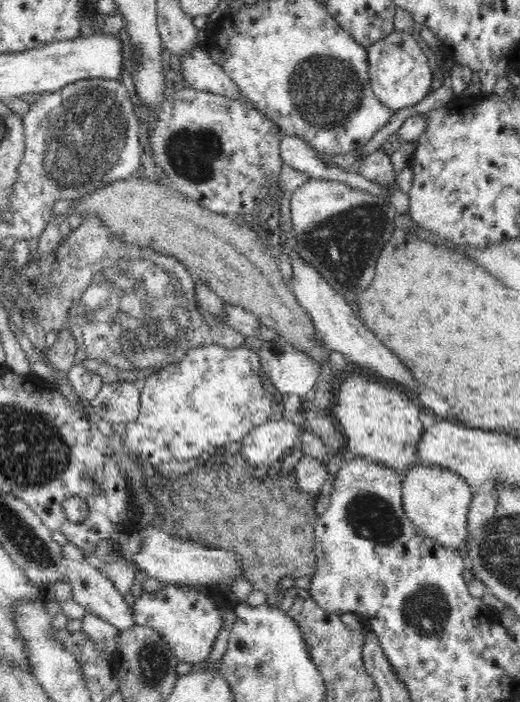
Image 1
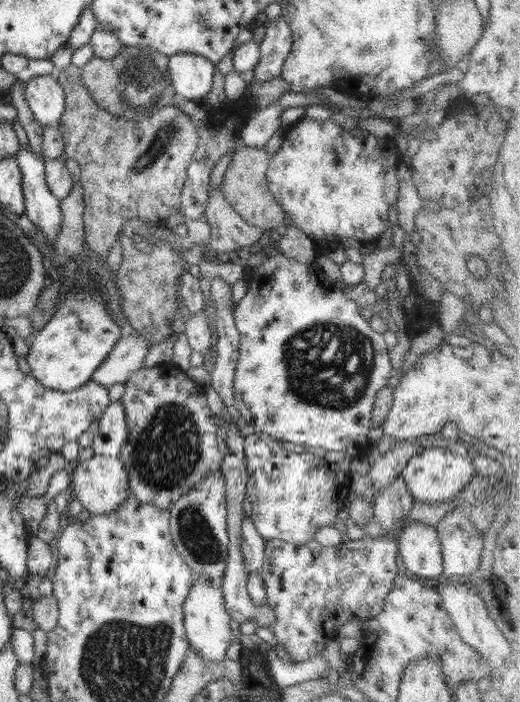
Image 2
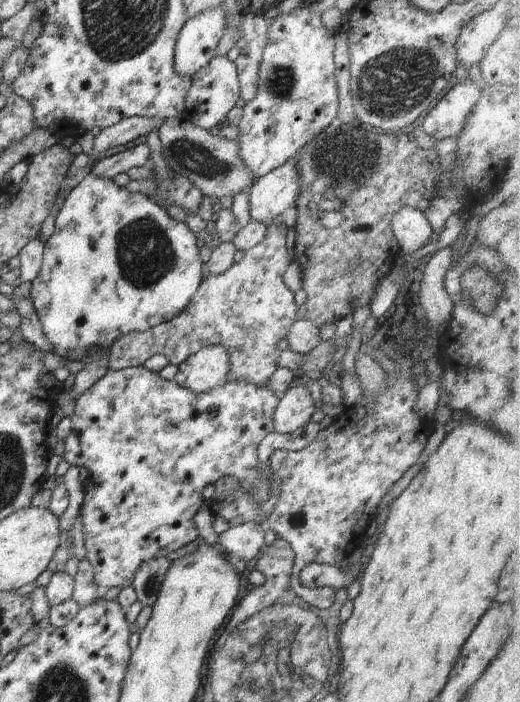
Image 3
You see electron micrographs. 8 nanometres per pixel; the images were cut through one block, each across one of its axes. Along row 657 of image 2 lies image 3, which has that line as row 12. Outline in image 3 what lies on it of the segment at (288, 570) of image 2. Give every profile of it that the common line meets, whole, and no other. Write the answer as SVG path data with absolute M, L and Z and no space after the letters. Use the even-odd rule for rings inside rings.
M298 7L289 14L280 15L268 27L268 46L264 48L256 96L242 109L238 124L238 148L240 160L248 166L254 183L271 170L283 165L287 160L296 158L303 146L314 140L322 130L326 130L337 118L339 100L338 84L334 74L334 50L337 35L324 28L321 16L314 14L308 7Z

